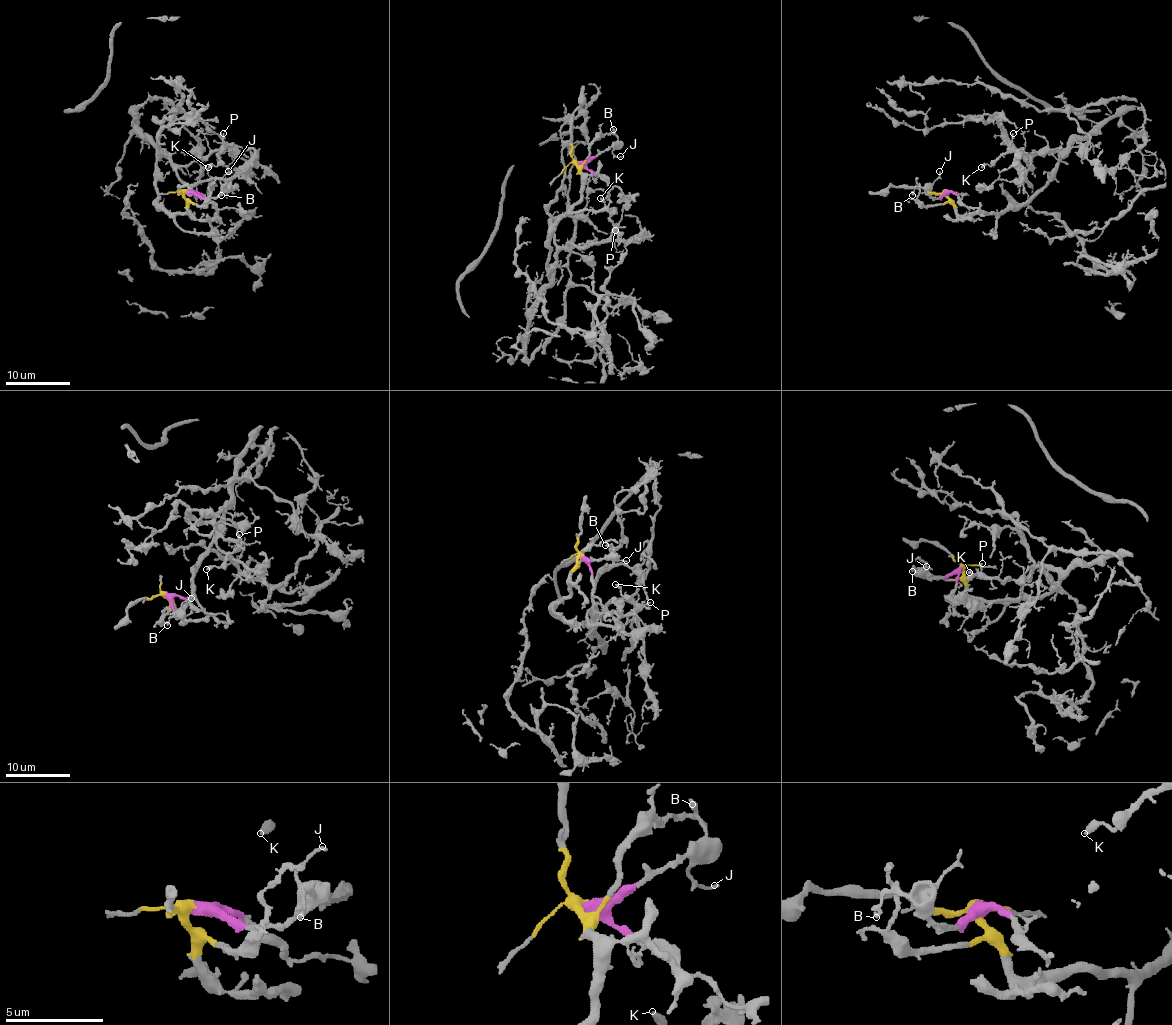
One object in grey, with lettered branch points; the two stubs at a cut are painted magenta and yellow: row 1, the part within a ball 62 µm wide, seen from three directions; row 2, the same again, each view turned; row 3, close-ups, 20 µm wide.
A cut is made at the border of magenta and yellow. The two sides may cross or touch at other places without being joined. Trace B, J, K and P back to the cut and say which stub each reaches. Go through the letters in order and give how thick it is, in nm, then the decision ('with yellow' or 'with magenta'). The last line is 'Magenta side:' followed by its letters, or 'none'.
B: 240 nm | with magenta
J: 160 nm | with magenta
K: 360 nm | with yellow
P: 150 nm | with yellow
Magenta side: B, J

